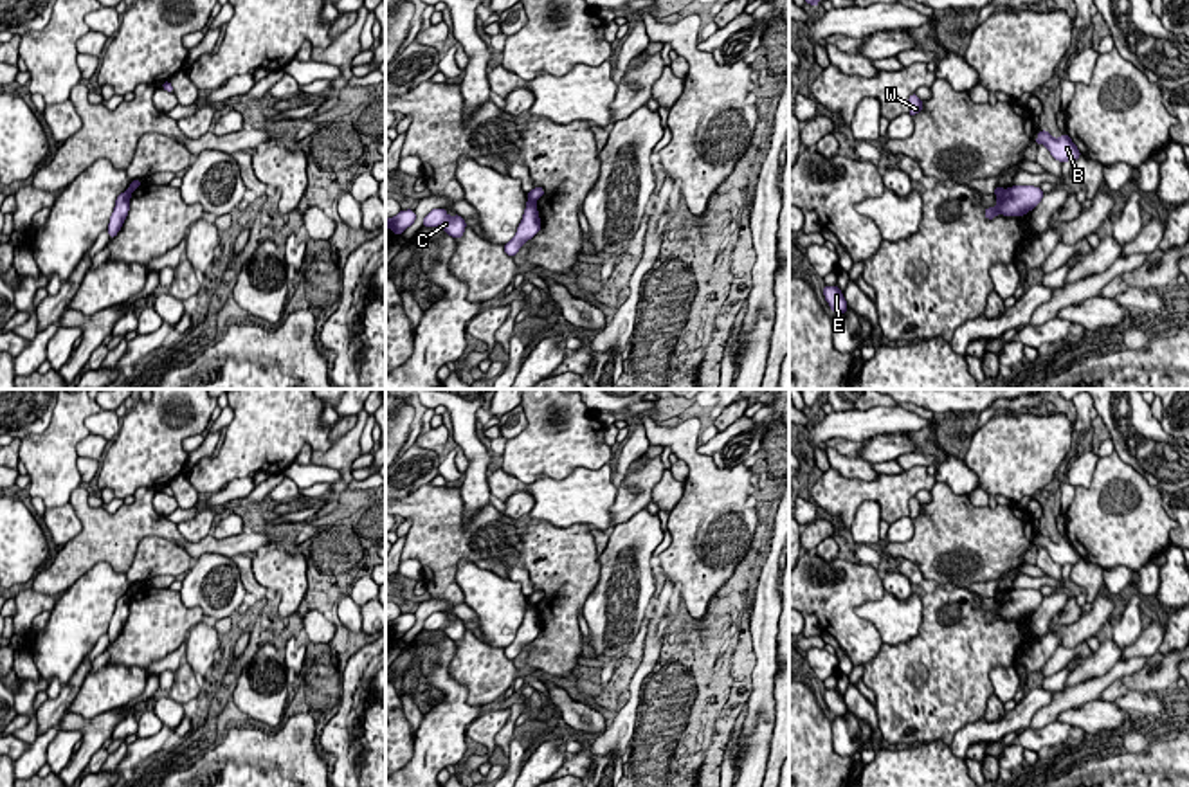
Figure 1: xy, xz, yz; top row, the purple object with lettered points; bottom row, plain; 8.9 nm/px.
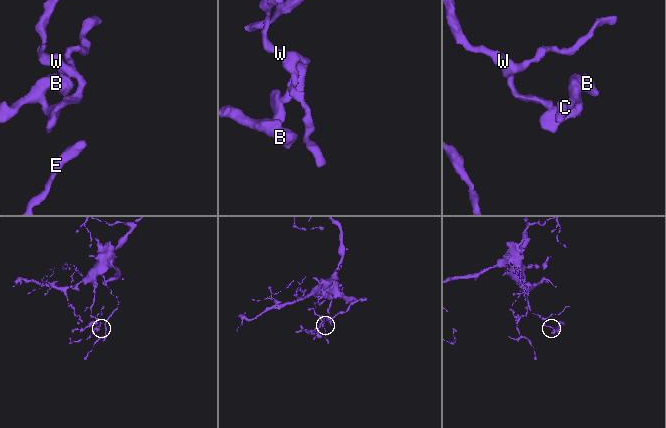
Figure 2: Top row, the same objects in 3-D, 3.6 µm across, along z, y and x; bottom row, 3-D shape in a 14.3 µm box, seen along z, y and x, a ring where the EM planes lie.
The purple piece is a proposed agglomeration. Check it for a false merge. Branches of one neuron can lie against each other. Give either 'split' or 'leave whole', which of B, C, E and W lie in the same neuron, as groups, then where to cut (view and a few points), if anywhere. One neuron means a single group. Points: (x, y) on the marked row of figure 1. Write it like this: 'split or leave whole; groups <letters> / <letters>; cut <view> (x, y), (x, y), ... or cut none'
split; groups B C / E W; cut yz (1004, 189), (997, 197)

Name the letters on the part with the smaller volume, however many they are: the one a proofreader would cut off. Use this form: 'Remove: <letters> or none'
Remove: B, C

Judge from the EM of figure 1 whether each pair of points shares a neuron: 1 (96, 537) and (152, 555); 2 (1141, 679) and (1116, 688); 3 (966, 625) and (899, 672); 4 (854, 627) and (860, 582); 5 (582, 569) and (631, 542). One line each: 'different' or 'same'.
1: different
2: same
3: same
4: same
5: different

